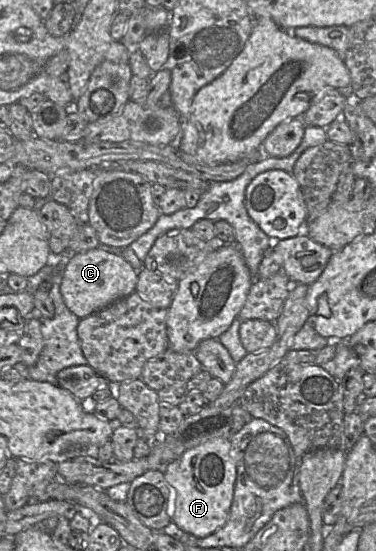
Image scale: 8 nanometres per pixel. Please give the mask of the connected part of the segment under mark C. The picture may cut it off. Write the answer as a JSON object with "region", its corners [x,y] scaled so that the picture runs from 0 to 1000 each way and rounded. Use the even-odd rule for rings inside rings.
{"region":[[[269,448],[189,466],[168,492],[160,530],[178,559],[221,579],[359,530],[367,495],[316,459]]]}

